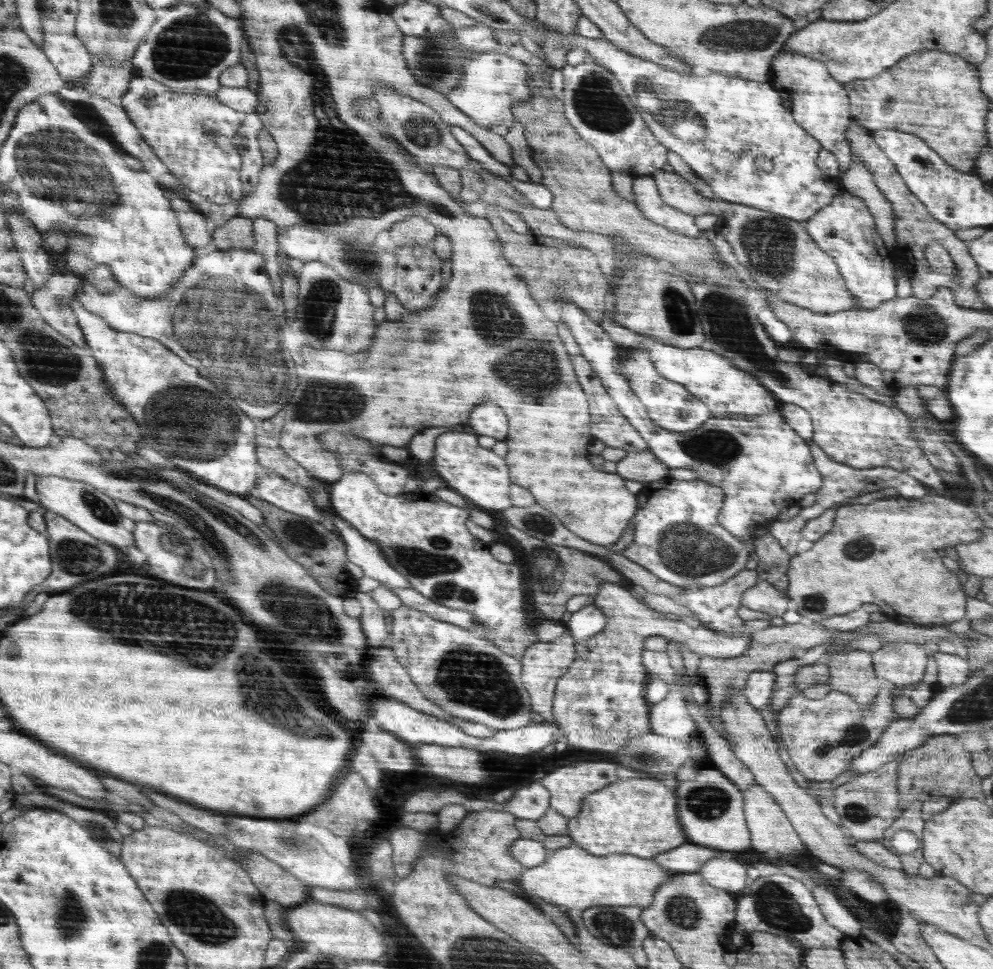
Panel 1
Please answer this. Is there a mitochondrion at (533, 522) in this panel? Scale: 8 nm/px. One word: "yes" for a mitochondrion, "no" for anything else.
yes

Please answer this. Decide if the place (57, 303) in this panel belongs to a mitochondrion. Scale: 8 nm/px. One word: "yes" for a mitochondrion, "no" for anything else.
yes

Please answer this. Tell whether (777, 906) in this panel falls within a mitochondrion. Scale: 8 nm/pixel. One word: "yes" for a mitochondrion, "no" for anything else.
yes

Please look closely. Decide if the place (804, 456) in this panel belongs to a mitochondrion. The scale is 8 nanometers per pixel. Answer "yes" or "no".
no

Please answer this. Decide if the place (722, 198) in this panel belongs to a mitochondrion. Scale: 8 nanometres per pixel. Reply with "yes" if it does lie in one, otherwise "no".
no

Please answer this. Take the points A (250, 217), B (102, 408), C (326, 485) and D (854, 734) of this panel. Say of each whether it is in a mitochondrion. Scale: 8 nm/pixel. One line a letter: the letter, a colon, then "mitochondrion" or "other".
A: other
B: other
C: other
D: mitochondrion

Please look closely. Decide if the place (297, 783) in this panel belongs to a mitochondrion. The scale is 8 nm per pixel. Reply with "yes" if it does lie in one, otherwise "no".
no

